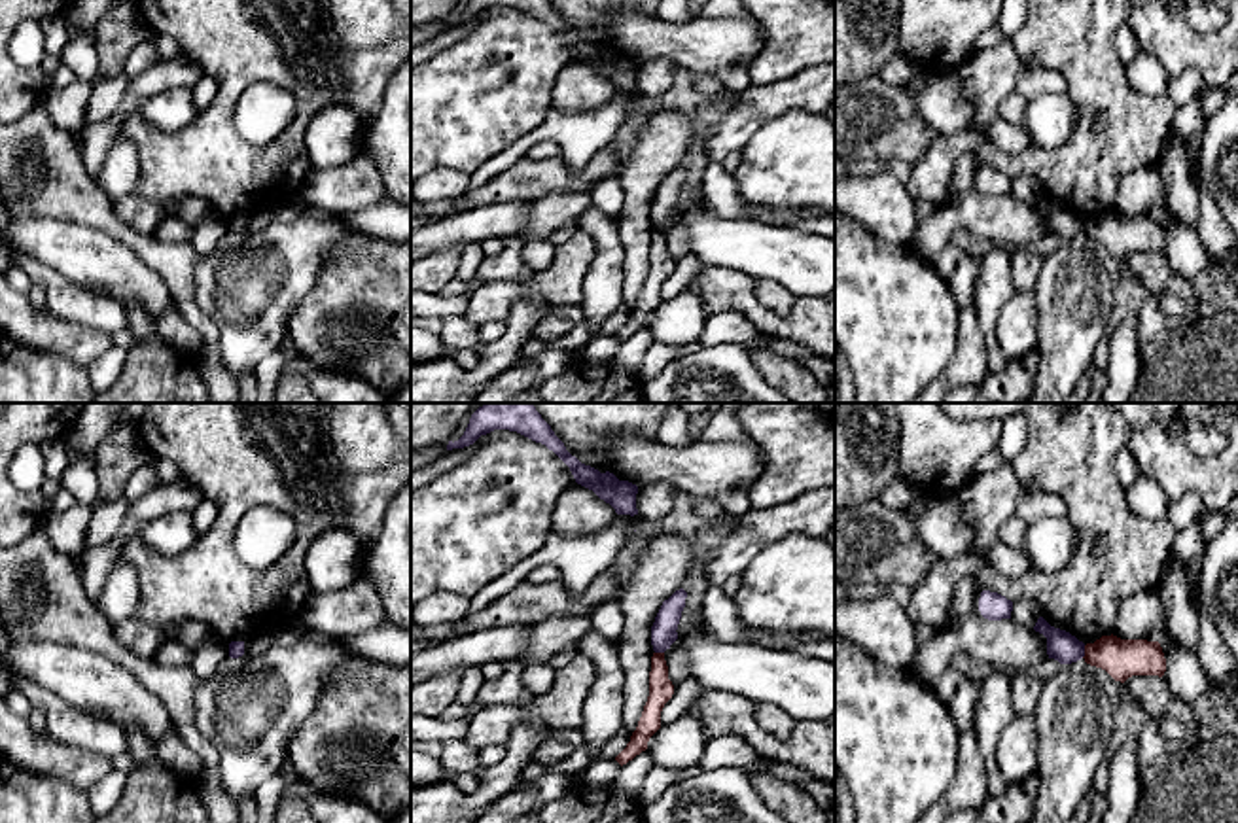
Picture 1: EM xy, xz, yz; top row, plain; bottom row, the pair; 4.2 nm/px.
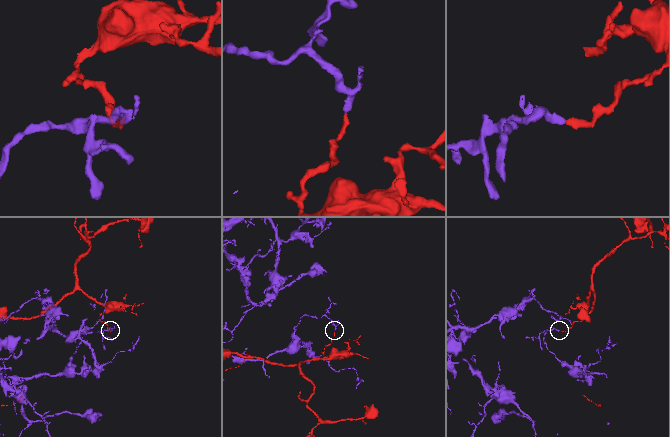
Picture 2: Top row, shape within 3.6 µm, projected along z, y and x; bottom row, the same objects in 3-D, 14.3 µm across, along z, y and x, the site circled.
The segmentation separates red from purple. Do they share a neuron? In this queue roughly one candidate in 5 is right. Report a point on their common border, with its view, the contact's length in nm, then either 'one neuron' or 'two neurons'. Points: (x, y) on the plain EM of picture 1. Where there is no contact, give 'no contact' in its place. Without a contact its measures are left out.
meets red in yz at (1085, 227); contact 60 nm long; two neurons

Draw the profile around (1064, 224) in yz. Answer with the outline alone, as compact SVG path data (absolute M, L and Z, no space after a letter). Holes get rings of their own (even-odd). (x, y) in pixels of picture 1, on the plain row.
M1043 193L1037 195L1034 206L1047 214L1049 235L1058 236L1060 240L1071 240L1085 233L1083 218L1066 206L1051 202Z

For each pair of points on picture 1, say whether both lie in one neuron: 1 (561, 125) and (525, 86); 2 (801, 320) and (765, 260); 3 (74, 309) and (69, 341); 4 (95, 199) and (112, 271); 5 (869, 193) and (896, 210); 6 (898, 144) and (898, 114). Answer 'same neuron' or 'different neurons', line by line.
1: different neurons
2: different neurons
3: different neurons
4: different neurons
5: same neuron
6: same neuron

